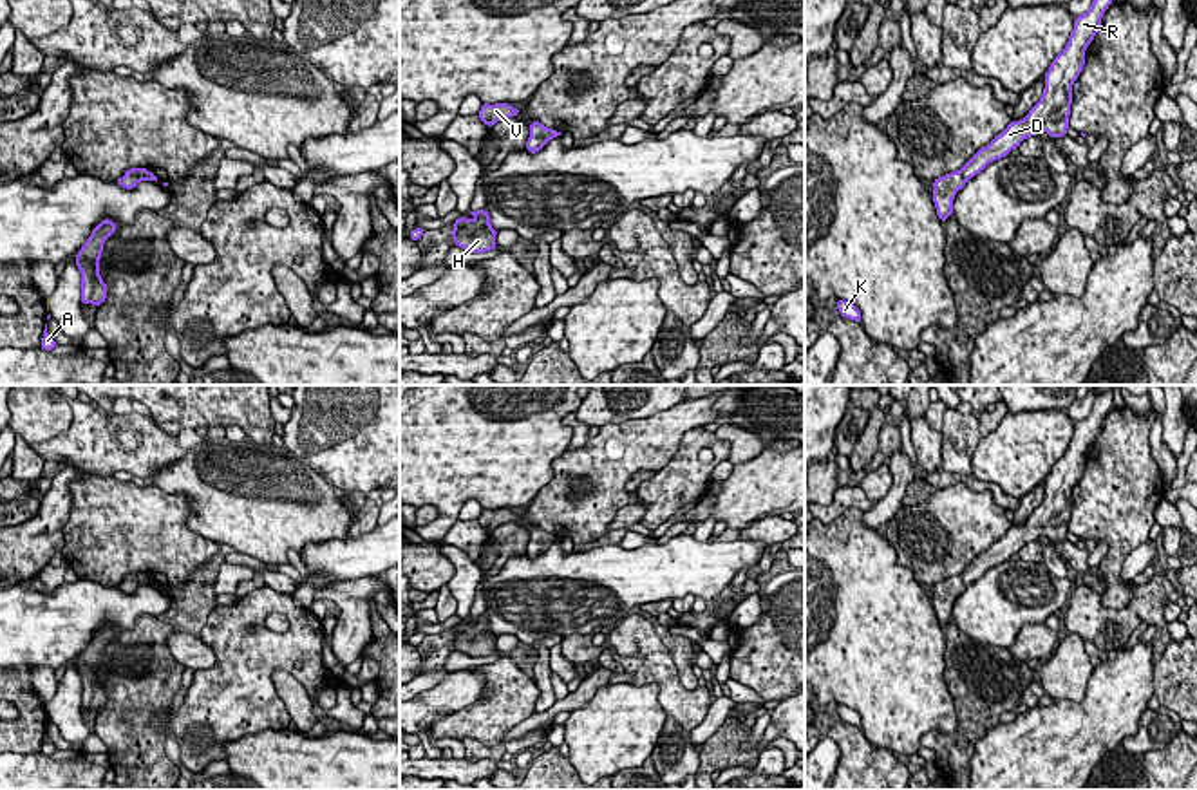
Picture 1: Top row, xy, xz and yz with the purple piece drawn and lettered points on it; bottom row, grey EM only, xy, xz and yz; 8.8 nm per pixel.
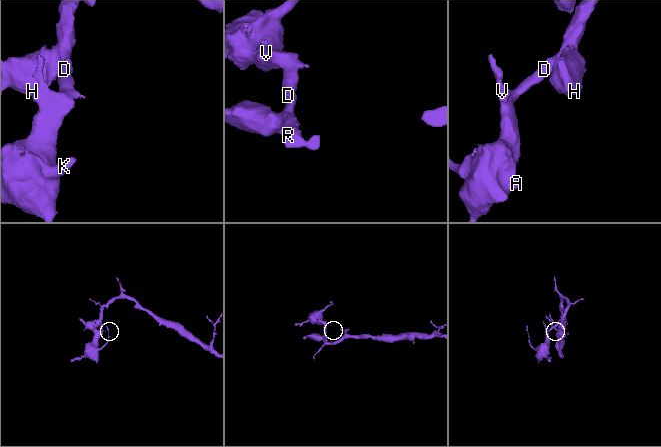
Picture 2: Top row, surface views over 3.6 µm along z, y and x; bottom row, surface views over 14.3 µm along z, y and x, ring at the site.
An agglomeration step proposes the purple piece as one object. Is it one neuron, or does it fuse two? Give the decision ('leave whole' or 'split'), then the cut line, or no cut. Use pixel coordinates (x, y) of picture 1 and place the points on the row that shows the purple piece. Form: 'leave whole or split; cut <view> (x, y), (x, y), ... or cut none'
leave whole; cut none

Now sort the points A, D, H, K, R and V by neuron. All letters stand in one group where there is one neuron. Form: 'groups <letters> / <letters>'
groups A D H K R V

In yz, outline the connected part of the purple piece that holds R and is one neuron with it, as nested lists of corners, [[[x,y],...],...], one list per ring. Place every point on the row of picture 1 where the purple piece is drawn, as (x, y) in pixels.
[[[1094,0],[1087,13],[1074,18],[1074,29],[1065,49],[1054,58],[1045,72],[1045,89],[1040,101],[1020,121],[1011,121],[987,146],[980,148],[958,172],[933,181],[933,202],[940,221],[953,213],[953,199],[966,181],[980,174],[989,163],[1005,157],[1013,148],[1038,132],[1052,139],[1067,136],[1072,83],[1085,65],[1085,49],[1101,27],[1101,18],[1112,0]]]

